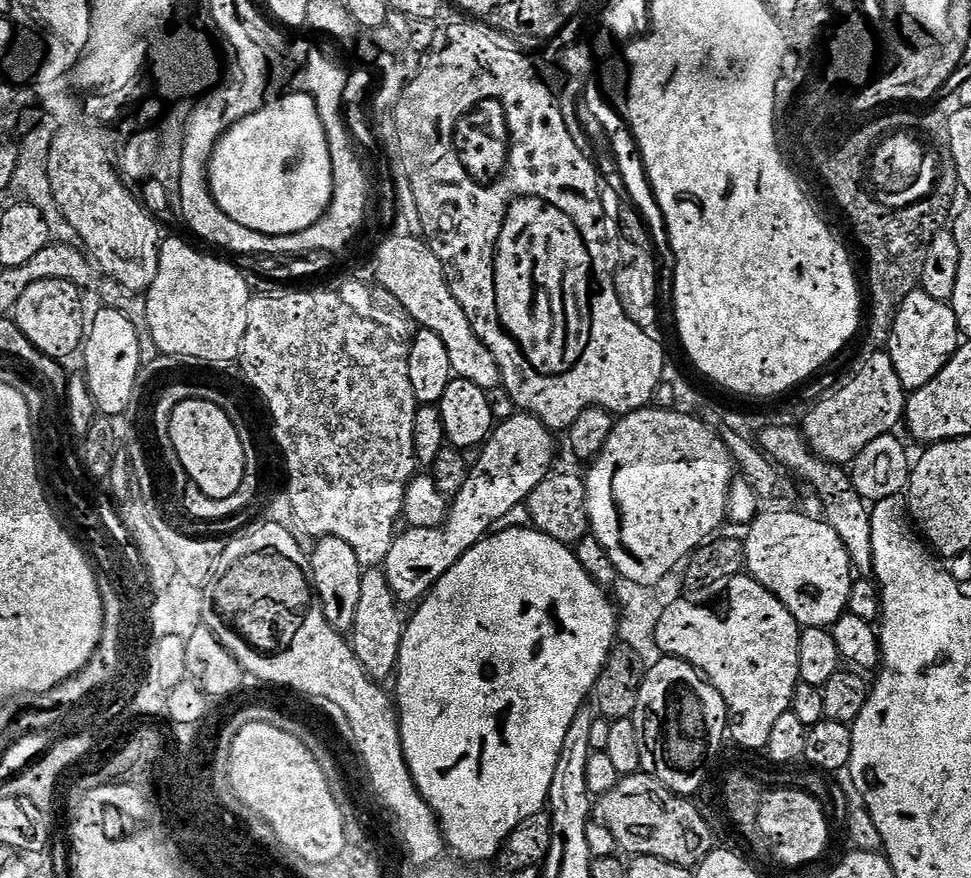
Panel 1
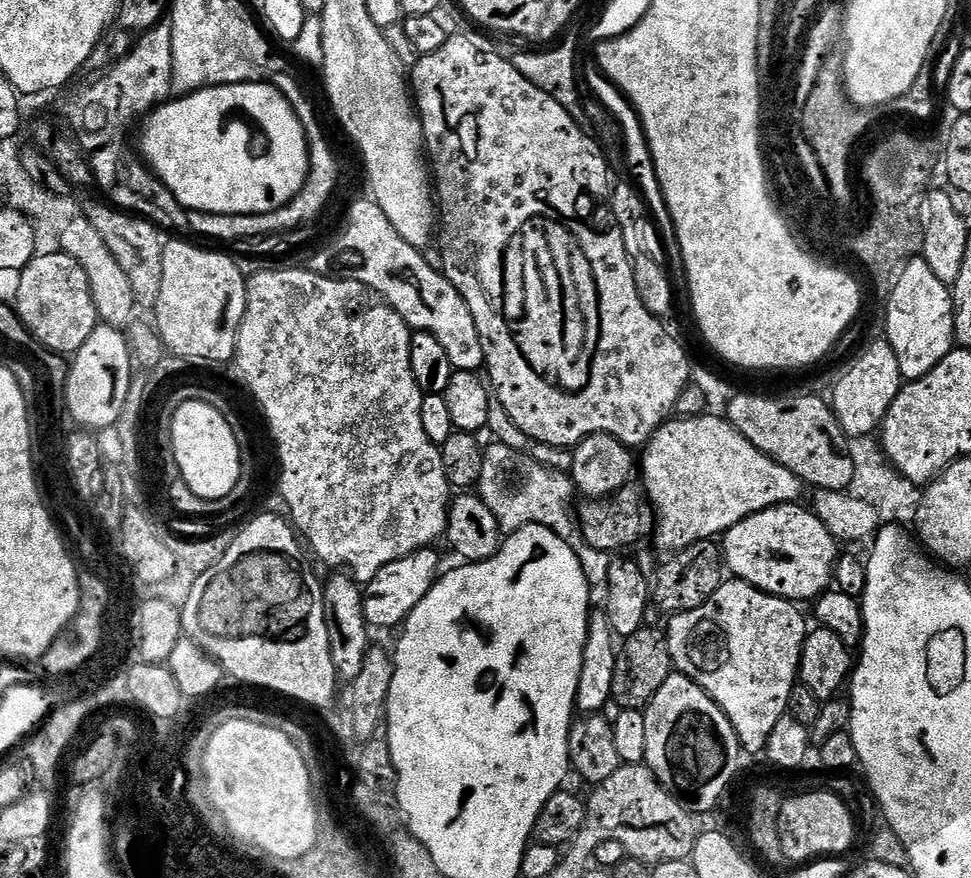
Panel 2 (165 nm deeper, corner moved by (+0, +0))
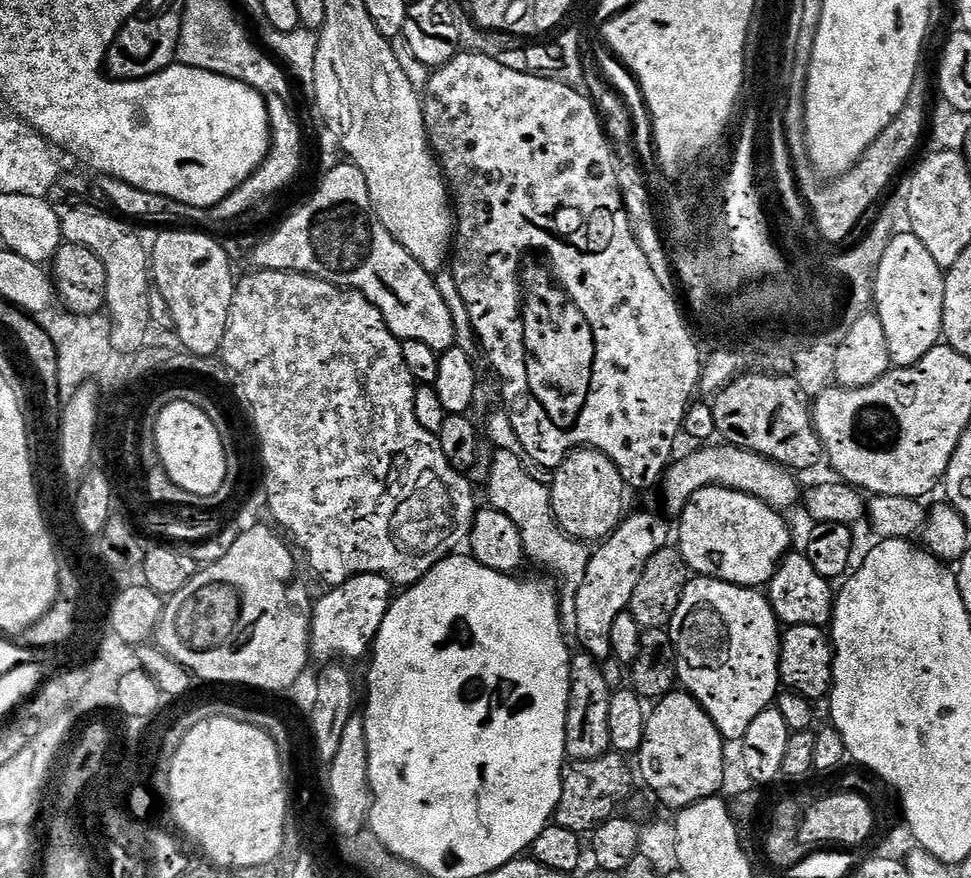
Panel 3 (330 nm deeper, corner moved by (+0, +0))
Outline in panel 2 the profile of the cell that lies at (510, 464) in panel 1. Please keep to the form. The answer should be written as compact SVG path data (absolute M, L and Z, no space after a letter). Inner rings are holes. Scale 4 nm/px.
M429 546L411 552L409 556L398 558L382 566L382 570L378 570L374 579L363 585L364 620L368 625L373 629L382 628L382 630L392 630L392 620L397 620L403 625L414 610L414 606L418 606L418 602L426 598L426 594L441 575L440 556L436 550L435 547Z

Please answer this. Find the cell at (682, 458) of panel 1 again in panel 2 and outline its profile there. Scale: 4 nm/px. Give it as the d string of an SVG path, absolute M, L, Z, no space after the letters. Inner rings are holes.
M707 414L696 416L686 416L683 418L672 418L660 425L660 429L652 434L652 439L648 441L644 452L644 484L643 491L646 493L647 503L656 511L656 544L660 548L665 548L665 553L680 552L681 549L691 544L697 544L703 540L712 540L713 538L723 537L729 528L733 528L738 522L742 522L746 517L752 516L756 512L761 512L767 508L772 508L776 504L794 504L801 498L800 488L802 489L802 481L797 478L790 470L786 470L786 466L782 466L778 462L774 462L774 458L770 458L766 454L762 454L762 450L758 450L758 446L754 446L746 438L742 438L742 434L733 426L727 418L712 417Z

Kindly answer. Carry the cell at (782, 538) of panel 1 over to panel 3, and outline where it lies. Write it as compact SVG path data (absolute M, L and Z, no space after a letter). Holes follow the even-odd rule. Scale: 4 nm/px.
M703 488L679 513L680 556L696 576L709 576L743 588L763 589L772 583L781 561L793 547L792 532L780 516L783 515L777 509L745 492Z

